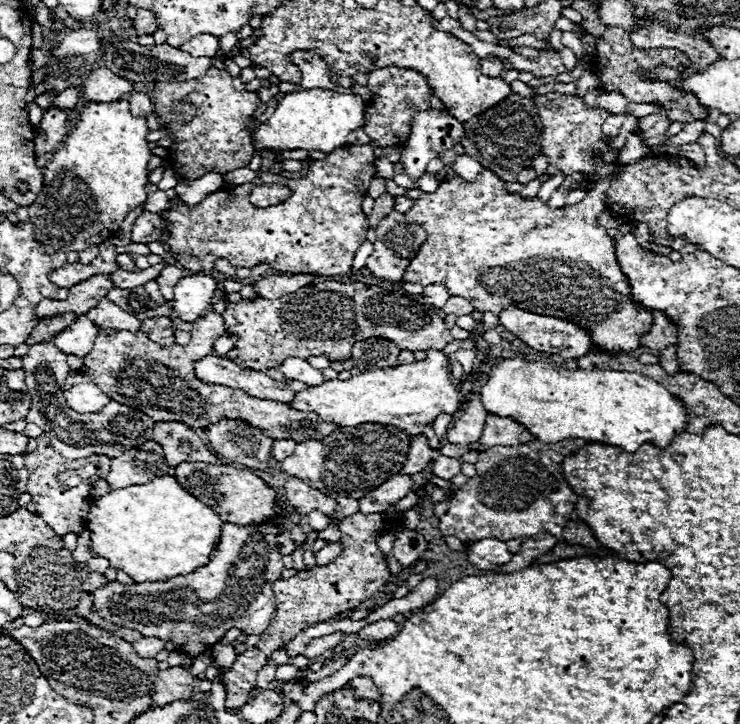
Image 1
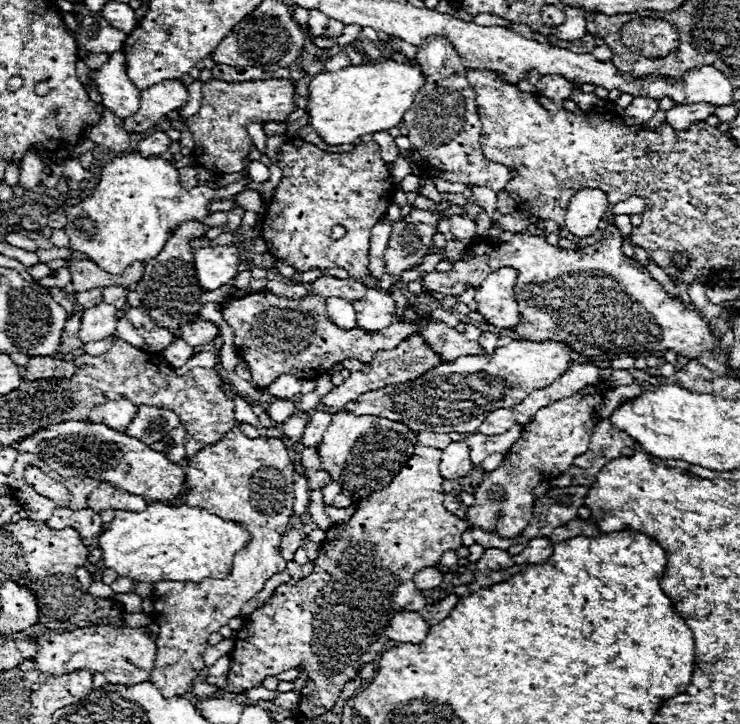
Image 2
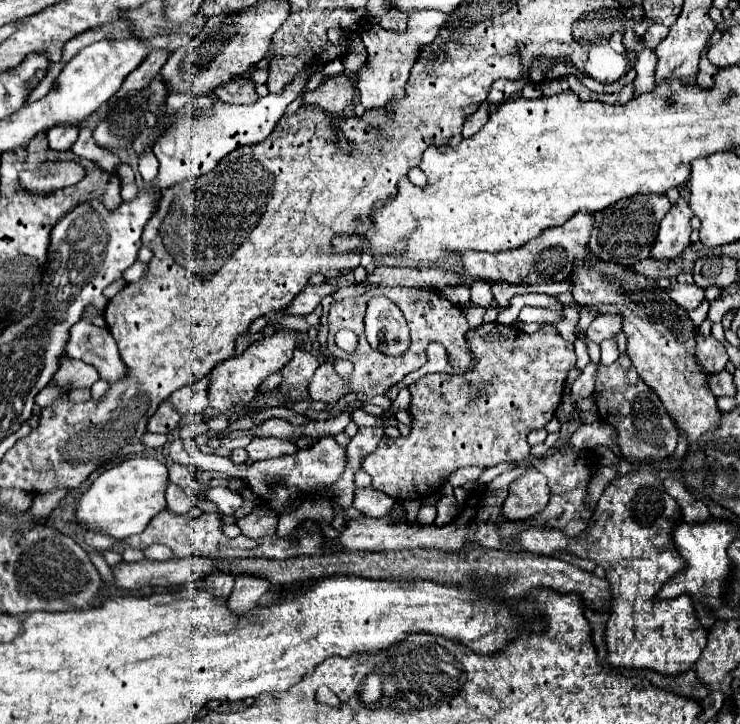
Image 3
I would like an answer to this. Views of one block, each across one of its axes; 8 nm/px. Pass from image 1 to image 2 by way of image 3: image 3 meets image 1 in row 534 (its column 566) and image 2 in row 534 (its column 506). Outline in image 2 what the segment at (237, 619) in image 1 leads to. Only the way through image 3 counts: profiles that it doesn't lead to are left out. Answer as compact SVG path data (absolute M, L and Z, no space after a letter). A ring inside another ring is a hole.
M232 428L222 440L218 440L216 444L208 444L206 448L202 448L200 452L196 452L196 456L190 458L188 466L186 466L186 478L190 484L190 494L184 496L182 500L176 502L168 502L168 504L194 504L194 506L202 506L208 508L210 512L222 516L224 520L234 520L238 524L242 524L250 534L252 534L252 542L246 544L246 548L242 552L238 552L238 556L234 556L234 564L232 570L226 578L222 580L214 580L214 578L206 578L202 582L162 582L162 584L154 584L154 592L152 592L152 604L154 604L154 620L158 624L158 636L154 638L156 642L156 664L152 668L150 674L150 682L162 692L162 696L170 698L170 696L182 696L186 694L194 680L200 676L200 670L204 668L204 660L202 654L208 646L208 636L212 632L218 632L222 626L226 626L232 618L240 616L242 606L262 590L264 582L270 580L274 574L286 570L286 560L280 556L280 538L286 532L288 520L294 514L292 512L292 504L294 504L294 462L288 454L286 444L280 438L248 438L242 430Z

